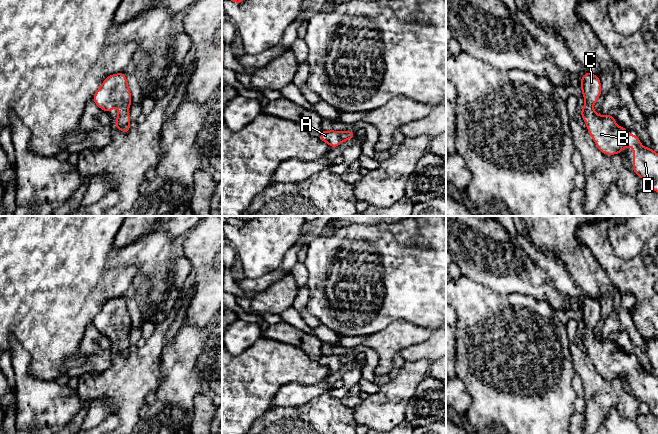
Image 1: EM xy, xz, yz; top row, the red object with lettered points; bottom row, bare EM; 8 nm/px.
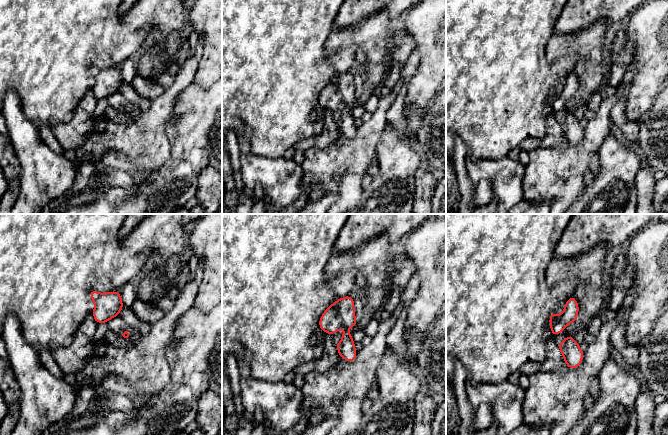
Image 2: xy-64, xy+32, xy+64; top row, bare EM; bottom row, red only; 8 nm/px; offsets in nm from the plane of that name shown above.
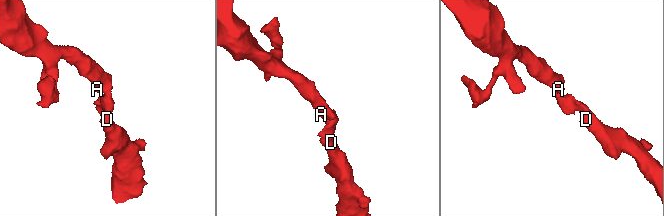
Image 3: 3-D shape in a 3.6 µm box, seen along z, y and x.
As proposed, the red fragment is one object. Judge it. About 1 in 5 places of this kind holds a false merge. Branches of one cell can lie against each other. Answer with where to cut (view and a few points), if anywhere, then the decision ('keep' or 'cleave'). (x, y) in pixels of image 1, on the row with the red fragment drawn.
cut none; keep

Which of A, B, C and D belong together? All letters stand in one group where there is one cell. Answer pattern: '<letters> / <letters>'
A B C D

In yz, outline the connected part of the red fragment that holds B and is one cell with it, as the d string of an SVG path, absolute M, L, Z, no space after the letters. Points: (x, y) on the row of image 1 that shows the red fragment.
M585 72L580 81L580 87L582 89L582 95L585 100L585 105L581 109L581 117L583 118L585 124L587 125L587 130L595 142L597 148L604 155L614 155L621 154L621 150L623 148L627 148L629 146L633 147L633 167L632 171L634 171L640 179L646 179L649 182L650 189L656 191L658 193L658 153L653 151L650 147L644 148L637 136L634 133L633 136L630 135L629 130L617 126L615 124L616 118L611 116L610 114L606 115L598 115L594 109L592 108L594 104L597 102L598 98L601 96L601 82L598 75L591 74L589 72Z

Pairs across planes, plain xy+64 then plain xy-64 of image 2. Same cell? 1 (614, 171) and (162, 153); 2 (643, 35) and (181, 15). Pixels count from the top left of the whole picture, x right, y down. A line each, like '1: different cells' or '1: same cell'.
1: different cells
2: different cells

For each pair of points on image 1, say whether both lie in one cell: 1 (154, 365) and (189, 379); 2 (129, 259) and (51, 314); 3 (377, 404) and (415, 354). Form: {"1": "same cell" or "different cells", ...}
{"1": "different cells", "2": "different cells", "3": "different cells"}

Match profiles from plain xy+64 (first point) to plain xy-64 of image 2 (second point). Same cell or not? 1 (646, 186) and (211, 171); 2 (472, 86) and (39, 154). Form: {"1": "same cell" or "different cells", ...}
{"1": "same cell", "2": "different cells"}

